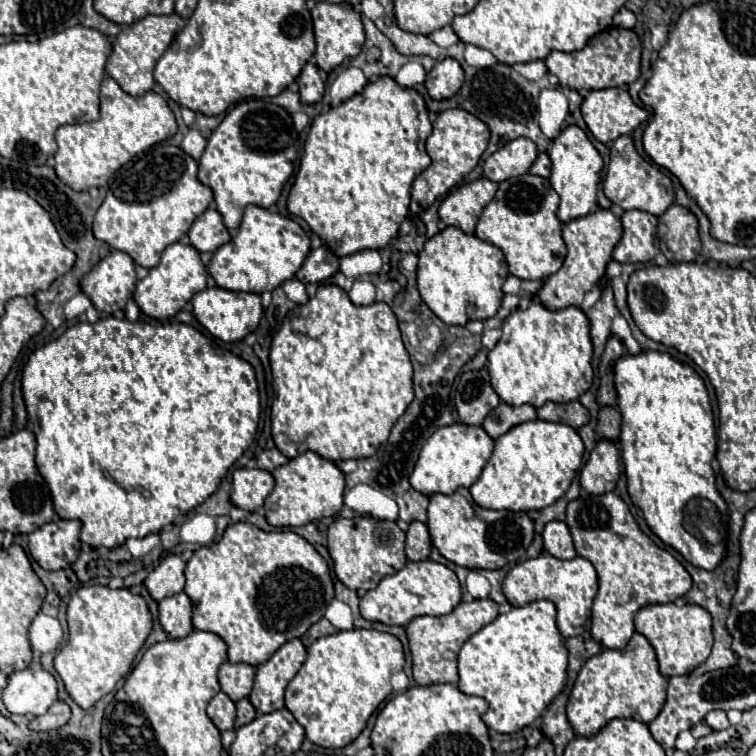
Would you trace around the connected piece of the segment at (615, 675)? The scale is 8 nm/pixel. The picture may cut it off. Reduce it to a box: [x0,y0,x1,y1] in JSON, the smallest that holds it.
[568,634,666,738]

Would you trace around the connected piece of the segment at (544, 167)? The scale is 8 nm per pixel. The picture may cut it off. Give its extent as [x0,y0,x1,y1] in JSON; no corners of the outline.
[530,154,550,178]

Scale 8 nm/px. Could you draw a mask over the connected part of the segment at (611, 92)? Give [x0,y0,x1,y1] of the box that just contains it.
[582,88,648,144]

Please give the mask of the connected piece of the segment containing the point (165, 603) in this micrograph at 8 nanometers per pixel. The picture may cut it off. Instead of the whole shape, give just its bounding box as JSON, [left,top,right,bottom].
[158,592,192,638]

